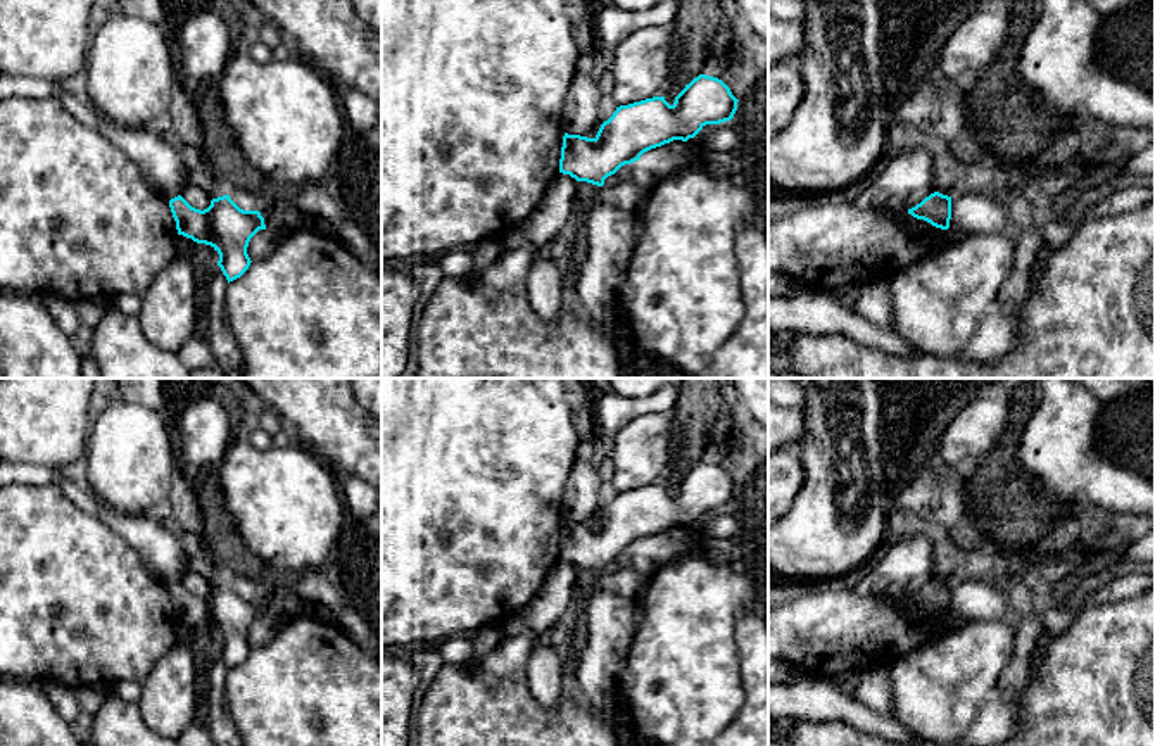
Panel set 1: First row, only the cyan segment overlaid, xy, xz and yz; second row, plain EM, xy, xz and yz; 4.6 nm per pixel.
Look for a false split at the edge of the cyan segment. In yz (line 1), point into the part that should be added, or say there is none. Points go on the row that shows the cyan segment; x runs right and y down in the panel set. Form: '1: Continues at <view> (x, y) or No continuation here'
1: No continuation here

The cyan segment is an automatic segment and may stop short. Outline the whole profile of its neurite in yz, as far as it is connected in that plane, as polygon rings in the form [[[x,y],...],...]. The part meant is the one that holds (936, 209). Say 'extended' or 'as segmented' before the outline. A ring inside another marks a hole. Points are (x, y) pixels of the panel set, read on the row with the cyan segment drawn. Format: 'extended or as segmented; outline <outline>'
as segmented; outline [[[934,192],[920,204],[908,209],[908,214],[931,223],[936,228],[948,230],[951,219],[951,197]]]

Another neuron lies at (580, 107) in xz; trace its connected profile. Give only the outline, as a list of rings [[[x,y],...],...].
[[[589,73],[575,74],[565,100],[563,131],[594,138],[601,128],[597,119],[599,100],[597,79]]]

